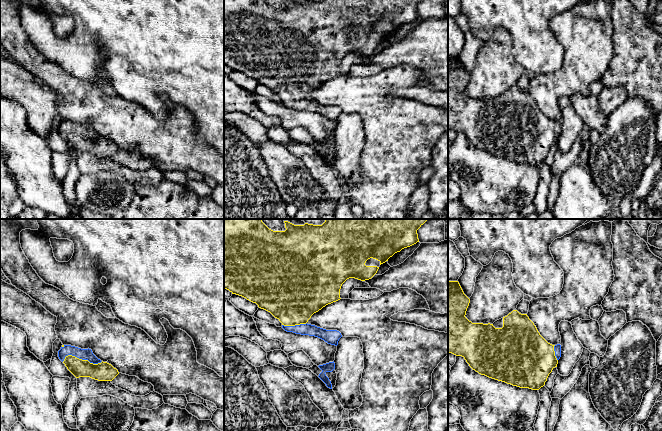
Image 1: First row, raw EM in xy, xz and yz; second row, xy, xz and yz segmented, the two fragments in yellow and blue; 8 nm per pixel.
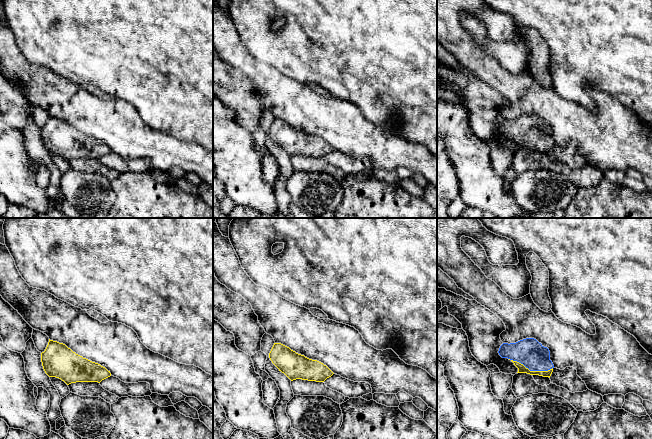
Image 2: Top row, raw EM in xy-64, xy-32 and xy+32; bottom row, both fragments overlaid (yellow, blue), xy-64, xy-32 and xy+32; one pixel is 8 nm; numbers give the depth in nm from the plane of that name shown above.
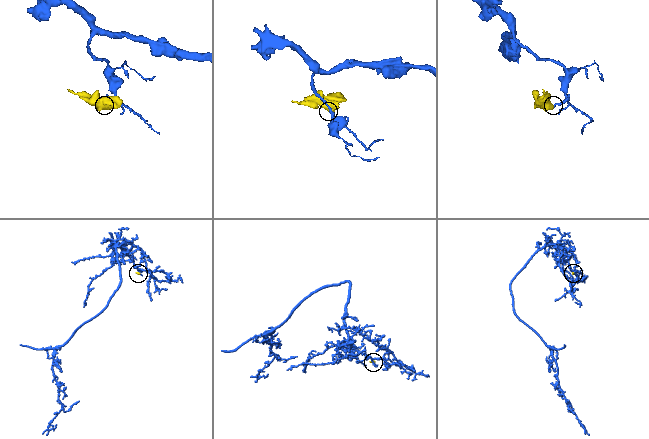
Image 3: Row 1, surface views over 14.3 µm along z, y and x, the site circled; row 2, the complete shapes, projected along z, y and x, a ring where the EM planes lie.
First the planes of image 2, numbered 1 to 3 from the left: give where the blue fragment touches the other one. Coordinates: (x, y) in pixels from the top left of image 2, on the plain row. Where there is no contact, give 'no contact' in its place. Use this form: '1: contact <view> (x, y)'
1: no contact
2: no contact
3: contact xy+32 (531, 147)

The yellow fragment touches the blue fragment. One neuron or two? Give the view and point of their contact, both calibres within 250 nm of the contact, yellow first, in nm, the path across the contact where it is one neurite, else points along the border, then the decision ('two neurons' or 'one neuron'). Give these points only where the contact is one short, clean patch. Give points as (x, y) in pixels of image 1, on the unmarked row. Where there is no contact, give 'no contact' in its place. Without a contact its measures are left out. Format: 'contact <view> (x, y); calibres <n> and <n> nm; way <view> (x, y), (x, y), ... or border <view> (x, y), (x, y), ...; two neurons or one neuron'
contact xy (81, 135); calibres 150 and 100 nm; way xy (103, 147), (87, 141), (81, 135), (85, 130); one neuron

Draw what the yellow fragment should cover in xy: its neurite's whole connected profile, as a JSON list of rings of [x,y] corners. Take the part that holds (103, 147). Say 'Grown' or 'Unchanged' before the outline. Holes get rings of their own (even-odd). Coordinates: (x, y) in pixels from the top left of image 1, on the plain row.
Grown. [[[62,121],[58,133],[76,154],[90,153],[98,157],[112,157],[119,150],[116,144],[98,135],[89,124]]]

